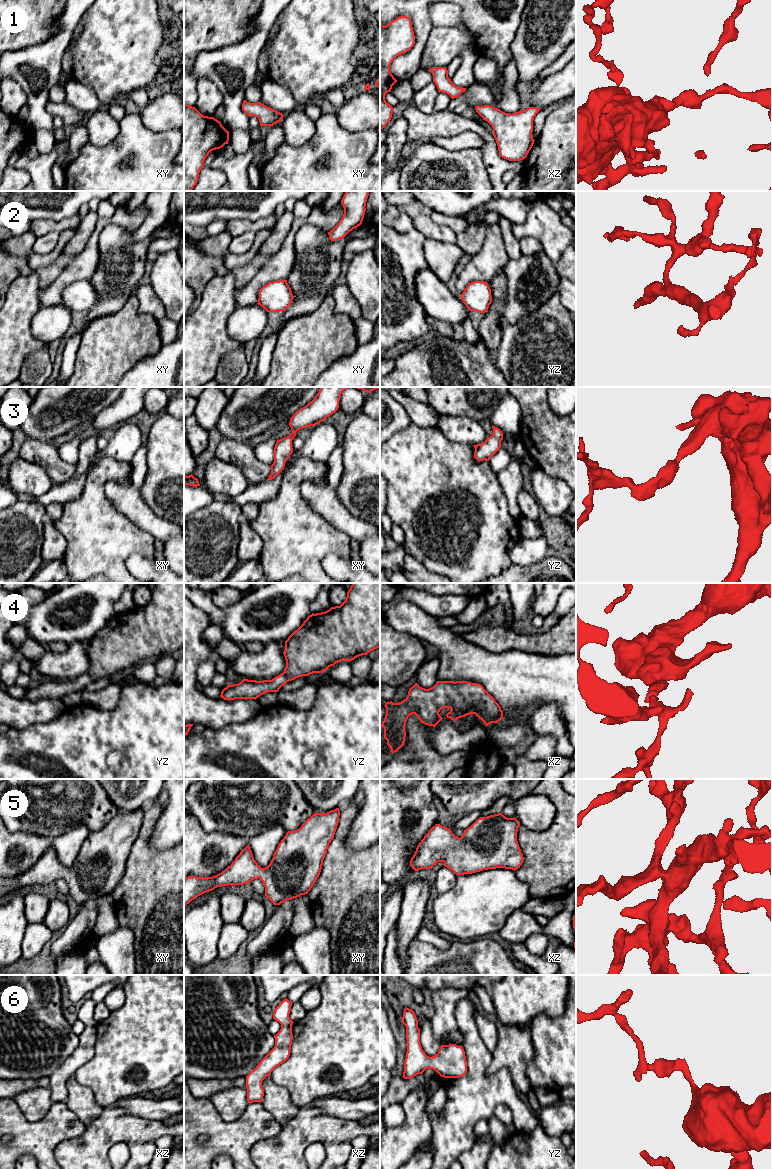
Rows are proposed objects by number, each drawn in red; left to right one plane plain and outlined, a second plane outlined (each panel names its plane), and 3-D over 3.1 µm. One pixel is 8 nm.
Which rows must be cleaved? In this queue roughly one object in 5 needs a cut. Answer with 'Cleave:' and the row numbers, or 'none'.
Cleave: none

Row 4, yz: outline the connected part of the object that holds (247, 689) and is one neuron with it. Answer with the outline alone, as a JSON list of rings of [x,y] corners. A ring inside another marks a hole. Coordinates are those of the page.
[[[352,583],[347,592],[346,600],[340,605],[331,607],[321,613],[312,613],[303,624],[295,630],[285,641],[283,652],[286,667],[284,672],[272,680],[248,680],[243,679],[238,684],[228,685],[221,692],[220,697],[224,700],[257,699],[268,692],[278,692],[287,682],[313,673],[322,673],[329,667],[343,660],[352,661],[355,658],[367,655],[369,652],[380,647],[380,583]]]

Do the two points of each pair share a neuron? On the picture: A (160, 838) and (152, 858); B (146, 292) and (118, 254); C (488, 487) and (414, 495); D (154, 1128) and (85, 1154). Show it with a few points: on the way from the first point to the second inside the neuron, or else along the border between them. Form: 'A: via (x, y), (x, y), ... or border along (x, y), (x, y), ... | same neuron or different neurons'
A: border along (155, 826), (149, 844), (157, 850), (173, 847) | different neurons
B: border along (139, 285), (135, 292) | different neurons
C: via (470, 487), (459, 484), (432, 492) | same neuron
D: via (137, 1129), (110, 1129), (102, 1137) | same neuron

